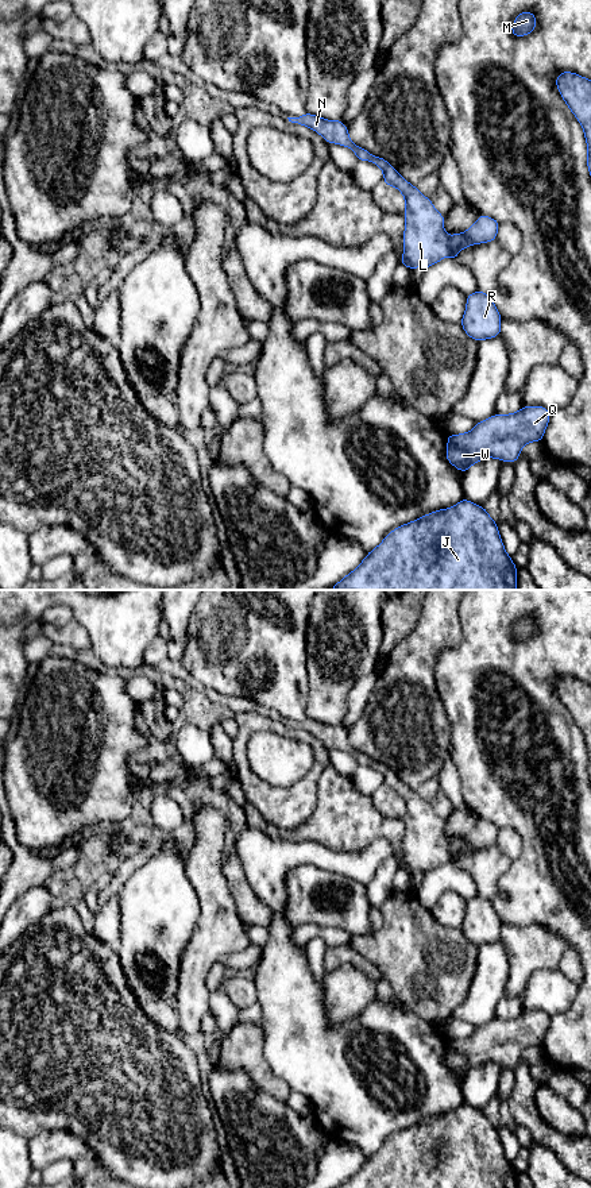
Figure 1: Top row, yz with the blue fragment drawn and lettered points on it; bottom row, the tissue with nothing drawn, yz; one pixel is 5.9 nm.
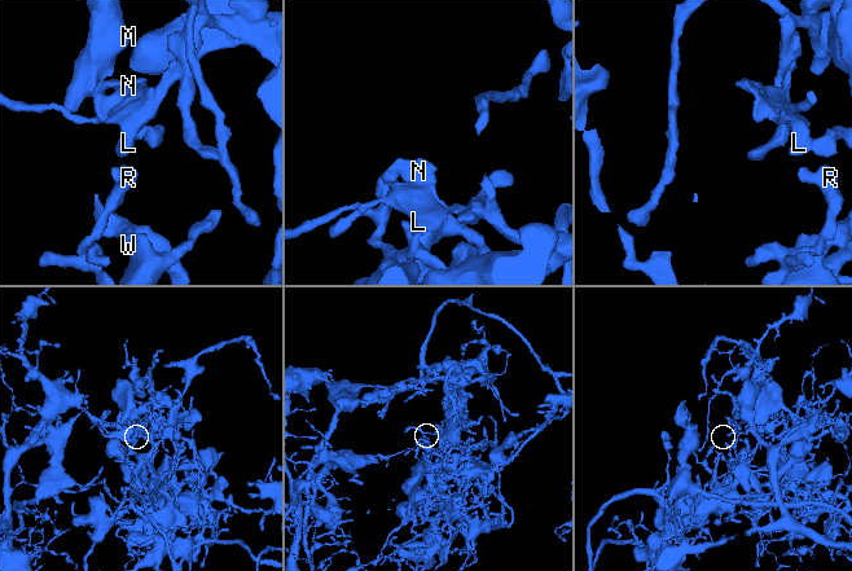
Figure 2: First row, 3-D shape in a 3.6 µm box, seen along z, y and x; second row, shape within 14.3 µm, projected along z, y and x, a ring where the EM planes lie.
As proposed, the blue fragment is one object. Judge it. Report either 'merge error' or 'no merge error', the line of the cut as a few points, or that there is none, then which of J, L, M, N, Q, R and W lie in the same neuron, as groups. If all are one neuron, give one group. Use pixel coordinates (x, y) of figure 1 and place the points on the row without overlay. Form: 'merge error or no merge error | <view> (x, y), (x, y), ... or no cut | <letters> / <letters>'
merge error | yz (449, 843), (448, 859) | J M Q R W / L N

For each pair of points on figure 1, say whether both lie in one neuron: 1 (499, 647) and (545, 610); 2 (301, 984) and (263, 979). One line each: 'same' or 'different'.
1: same
2: same

